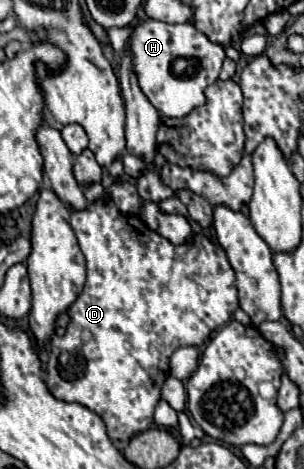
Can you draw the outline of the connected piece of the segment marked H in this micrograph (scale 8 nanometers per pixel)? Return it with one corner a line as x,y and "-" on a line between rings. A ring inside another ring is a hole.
145,19
133,27
133,33
127,39
127,47
131,49
133,69
139,81
141,91
147,95
151,105
159,109
165,117
185,117
193,107
205,103
205,87
215,83
221,71
221,63
225,59
225,51
221,45
211,43
203,33
199,33
191,23
169,25
155,19
-
175,59
187,59
193,67
193,73
179,75
173,71

